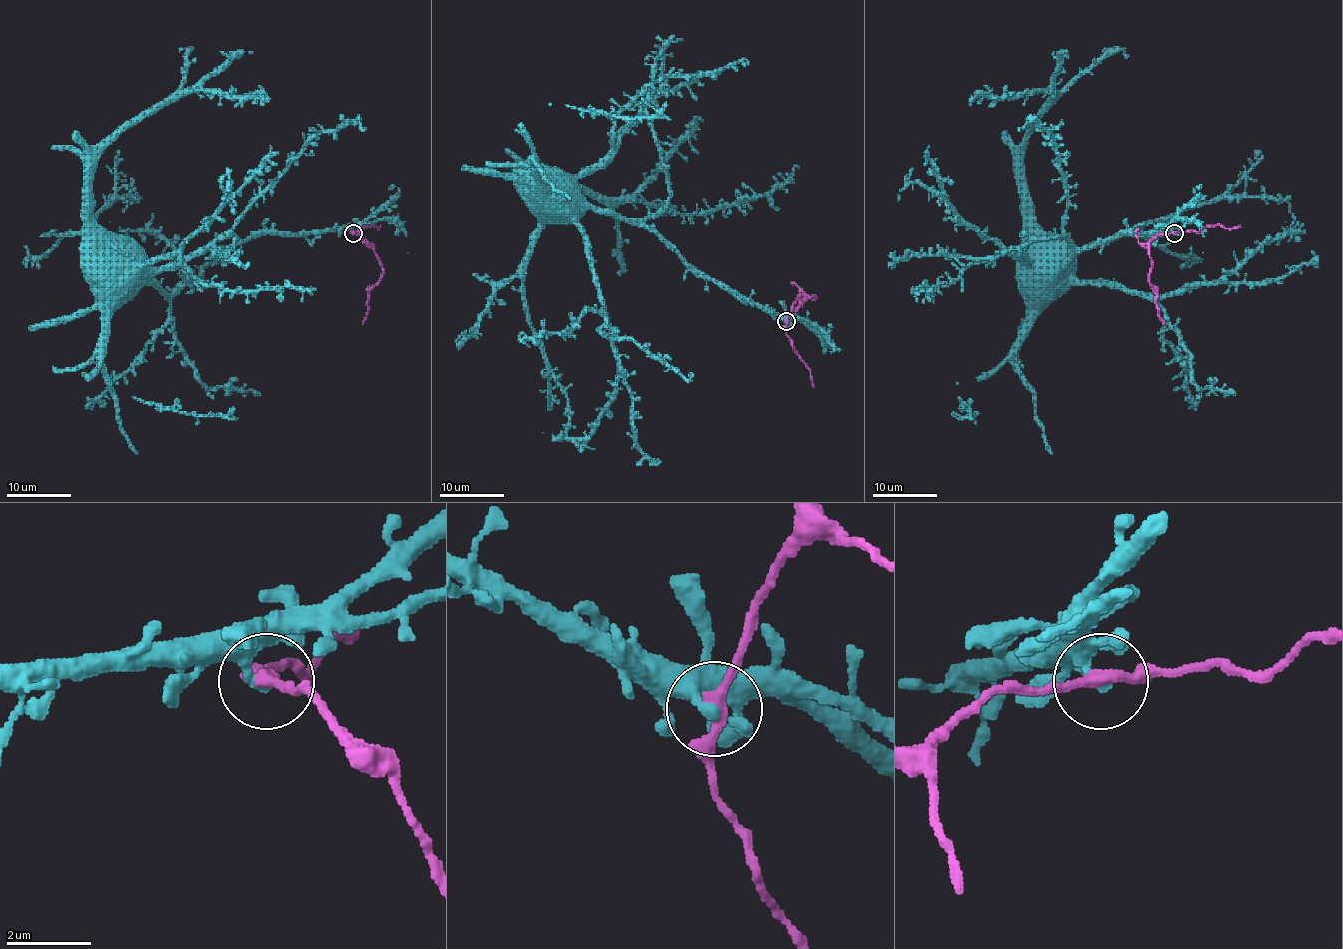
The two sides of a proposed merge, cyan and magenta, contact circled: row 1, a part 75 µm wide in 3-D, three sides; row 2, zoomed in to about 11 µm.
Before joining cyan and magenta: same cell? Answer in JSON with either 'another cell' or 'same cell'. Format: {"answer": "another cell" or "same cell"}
{"answer": "same cell"}

